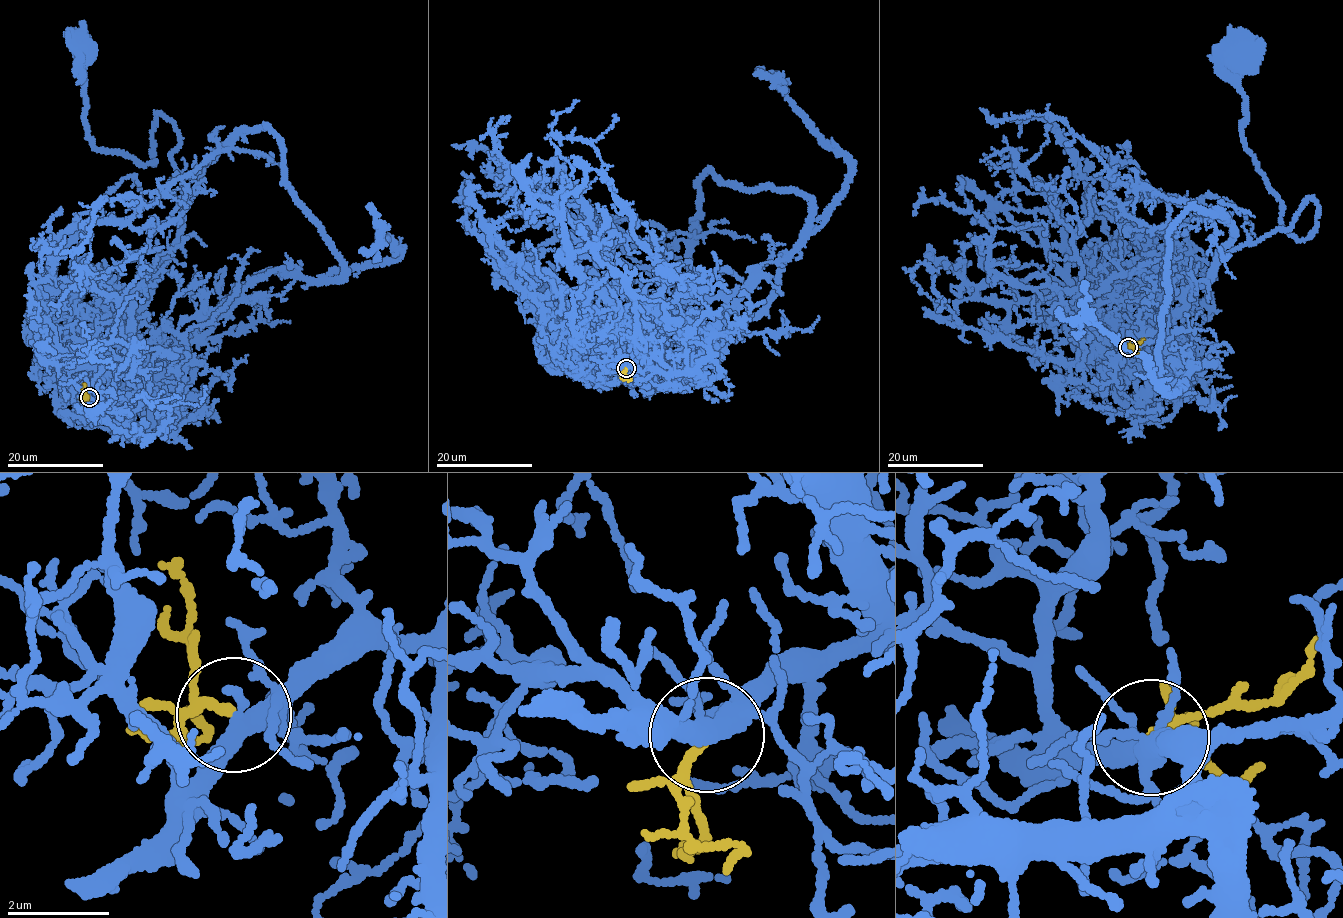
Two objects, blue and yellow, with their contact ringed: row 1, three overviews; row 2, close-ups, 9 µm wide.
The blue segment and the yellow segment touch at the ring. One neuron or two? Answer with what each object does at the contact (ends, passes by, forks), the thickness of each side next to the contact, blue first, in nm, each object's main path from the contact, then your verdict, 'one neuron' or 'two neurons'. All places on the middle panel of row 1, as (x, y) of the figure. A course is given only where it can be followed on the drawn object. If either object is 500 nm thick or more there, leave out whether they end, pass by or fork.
blue forks | yellow forks | 360/110 nm | blue via (626, 368), (678, 305), (686, 338), (667, 355), (679, 379), (664, 362), (602, 357), (538, 282) | yellow via (626, 368), (626, 378), (623, 380) | one neuron

